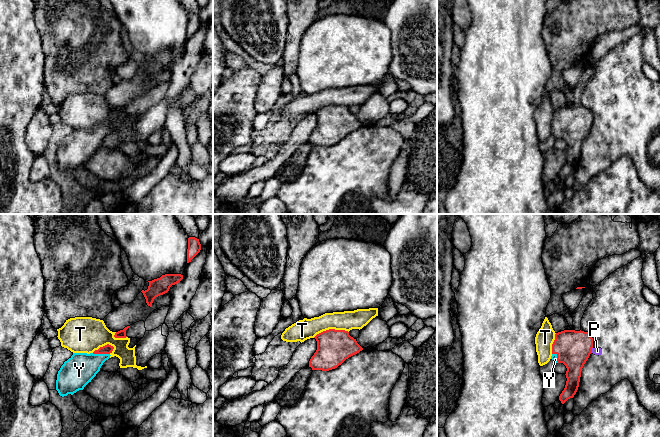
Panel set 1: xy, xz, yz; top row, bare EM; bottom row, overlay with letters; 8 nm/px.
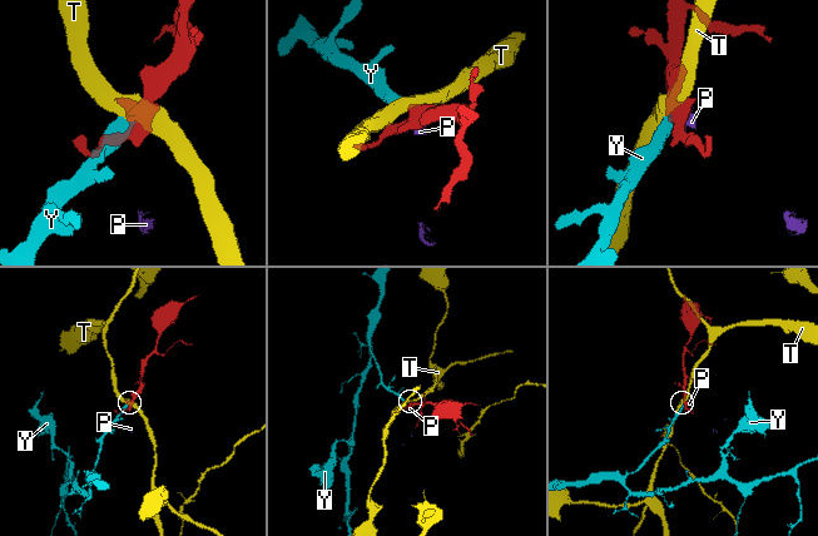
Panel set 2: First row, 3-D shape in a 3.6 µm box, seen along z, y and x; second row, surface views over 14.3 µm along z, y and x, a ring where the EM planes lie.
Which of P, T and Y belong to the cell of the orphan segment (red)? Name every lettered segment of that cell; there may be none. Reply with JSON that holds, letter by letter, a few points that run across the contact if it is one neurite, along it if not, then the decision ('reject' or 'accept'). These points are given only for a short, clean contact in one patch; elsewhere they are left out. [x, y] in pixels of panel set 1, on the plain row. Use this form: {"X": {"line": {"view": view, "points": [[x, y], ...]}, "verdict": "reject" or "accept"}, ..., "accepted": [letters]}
{"P": {"line": {"view": "yz", "points": [[592, 123], [590, 128]]}, "verdict": "reject"}, "T": {"line": {"view": "xz", "points": [[348, 107], [326, 105], [313, 113]]}, "verdict": "reject"}, "Y": {"line": {"view": "xy", "points": [[107, 125], [101, 129], [89, 141], [79, 146]]}, "verdict": "accept"}, "accepted": ["Y"]}

